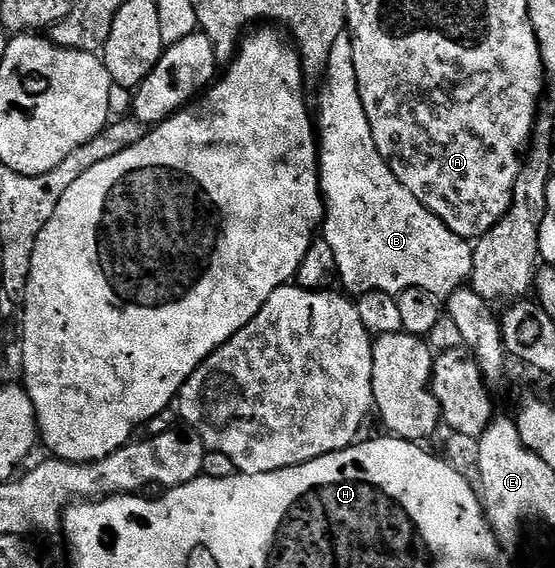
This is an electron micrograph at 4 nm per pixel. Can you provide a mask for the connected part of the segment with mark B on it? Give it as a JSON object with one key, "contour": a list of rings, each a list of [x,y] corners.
{"contour":[[[345,31],[338,35],[320,87],[320,102],[314,105],[314,124],[318,130],[320,151],[320,192],[324,195],[322,240],[330,243],[330,251],[334,251],[338,281],[352,295],[370,291],[395,295],[410,287],[422,287],[434,296],[446,299],[471,278],[473,246],[465,238],[454,235],[442,219],[435,217],[414,194],[406,191],[382,159],[370,131],[370,119],[366,119],[366,107],[362,107],[358,75],[354,75],[351,33]]]}

